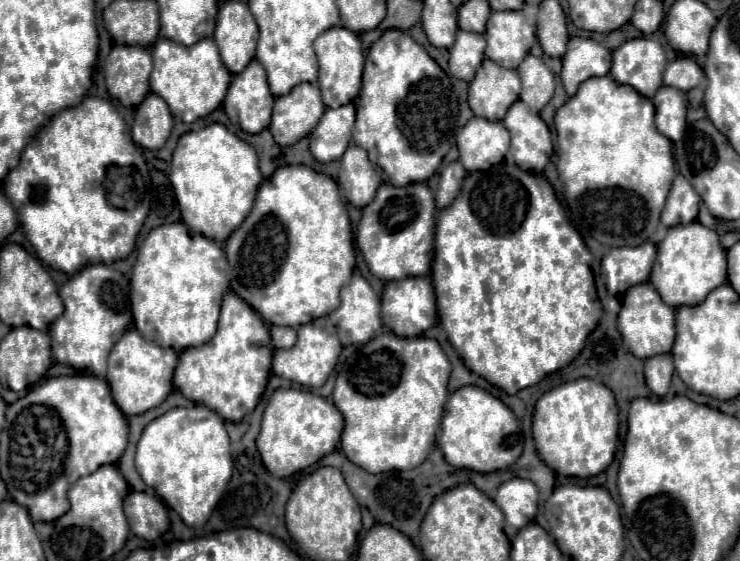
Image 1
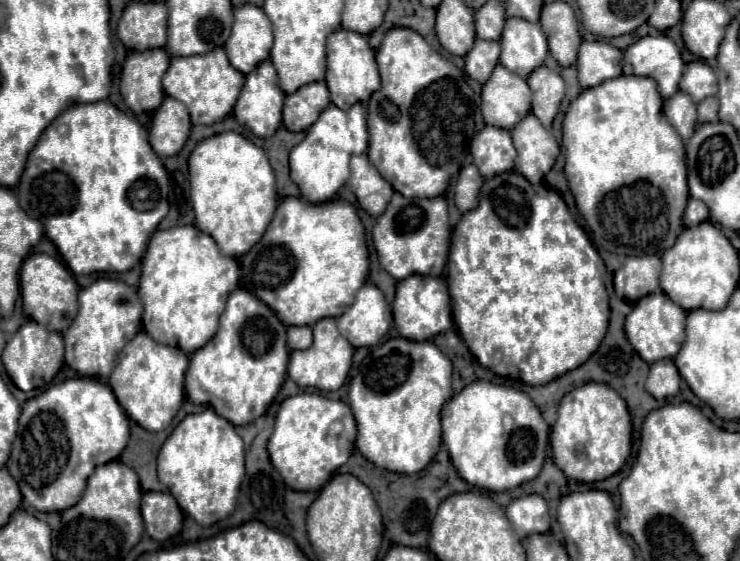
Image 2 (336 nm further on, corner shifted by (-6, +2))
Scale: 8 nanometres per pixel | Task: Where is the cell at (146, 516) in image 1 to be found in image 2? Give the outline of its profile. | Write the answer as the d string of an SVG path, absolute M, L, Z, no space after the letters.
M145 492L141 498L141 516L147 534L159 542L179 534L183 524L183 512L169 492Z

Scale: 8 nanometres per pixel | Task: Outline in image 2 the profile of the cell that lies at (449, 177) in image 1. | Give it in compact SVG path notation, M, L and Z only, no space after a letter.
M467 164L459 172L459 180L455 186L455 206L461 212L473 210L477 206L477 194L483 184L483 178L475 164Z

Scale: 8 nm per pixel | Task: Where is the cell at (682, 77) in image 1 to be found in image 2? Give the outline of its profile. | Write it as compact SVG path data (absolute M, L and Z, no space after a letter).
M689 62L685 66L683 78L679 82L679 90L689 94L693 102L701 102L707 96L717 94L717 76L713 68L705 62Z

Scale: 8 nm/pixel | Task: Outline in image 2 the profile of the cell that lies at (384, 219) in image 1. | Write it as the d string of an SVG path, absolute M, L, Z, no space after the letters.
M395 192L387 204L387 210L377 218L373 226L373 244L379 254L379 262L395 280L403 280L411 274L441 276L447 262L449 238L451 226L447 216L447 202L443 196L405 198Z

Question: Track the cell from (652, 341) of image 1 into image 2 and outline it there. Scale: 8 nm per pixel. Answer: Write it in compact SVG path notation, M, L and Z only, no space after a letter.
M657 290L655 294L647 294L647 298L641 298L633 306L631 314L625 320L625 332L637 354L651 364L657 360L675 358L681 344L685 342L685 318L687 312L675 302L671 302L667 294L663 294L663 290Z

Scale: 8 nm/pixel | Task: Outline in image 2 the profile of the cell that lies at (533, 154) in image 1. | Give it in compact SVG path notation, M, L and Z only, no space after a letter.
M527 114L527 118L515 126L511 136L517 148L519 168L515 170L523 174L531 184L539 186L559 156L557 140L533 114Z

